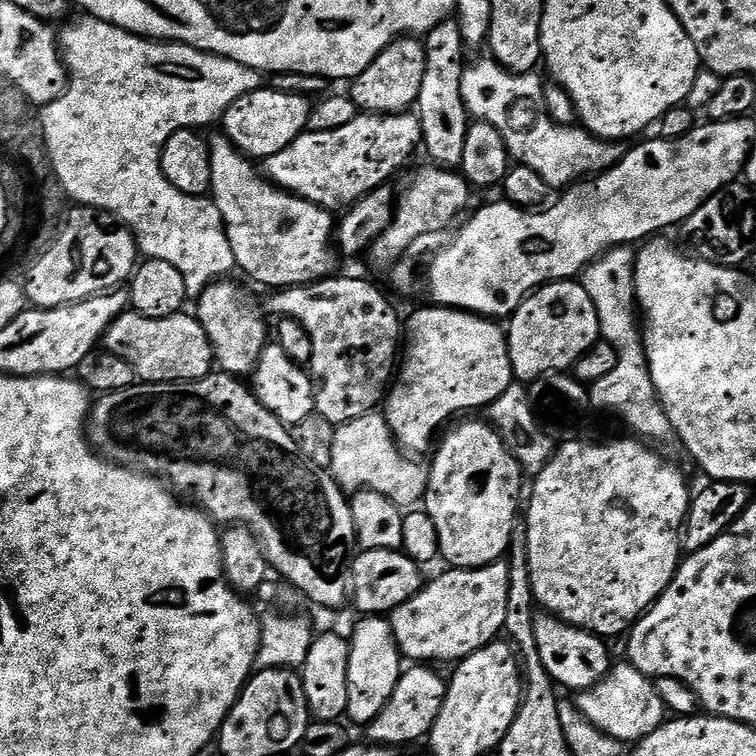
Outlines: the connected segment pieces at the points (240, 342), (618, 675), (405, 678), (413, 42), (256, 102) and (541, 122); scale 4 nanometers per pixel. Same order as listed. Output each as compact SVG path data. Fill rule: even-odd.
M225 278L212 284L195 301L194 315L206 330L219 371L237 378L251 377L262 350L270 343L270 324L264 321L265 313L239 288ZM264 315L264 316L263 316Z
M627 662L613 663L595 686L583 689L577 696L580 697L575 697L574 703L584 718L621 742L638 742L642 737L654 734L666 720L666 709L655 693L653 681Z
M412 666L401 671L398 686L394 686L394 694L390 702L378 714L378 718L367 725L367 739L381 746L397 746L396 744L412 744L429 735L442 710L444 695L448 692L445 677L440 677L432 666Z
M411 34L391 40L362 70L362 74L351 81L350 95L357 109L364 114L377 116L395 116L398 112L407 112L413 107L422 90L422 74L426 74L426 50L424 40Z
M262 86L257 92L238 98L238 102L226 109L222 117L222 132L238 151L263 162L269 156L286 150L286 146L304 135L312 106L313 101L306 95L277 92L272 86Z
M492 58L480 60L477 64L469 63L462 78L462 98L469 117L473 121L481 120L494 126L494 130L498 130L498 134L502 134L506 142L509 157L517 165L534 170L534 174L547 182L549 189L563 190L585 178L605 172L607 168L613 168L623 158L625 145L611 140L599 140L583 126L563 128L554 123L544 111L545 81L540 80L539 74L540 72L535 70L513 75Z

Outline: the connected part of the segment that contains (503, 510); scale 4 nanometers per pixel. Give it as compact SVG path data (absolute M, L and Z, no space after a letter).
M468 420L465 424L460 424L444 441L440 444L440 449L436 452L432 464L428 468L428 491L424 494L422 501L423 507L426 509L428 517L434 522L434 530L438 530L438 542L440 543L440 556L445 560L445 565L452 568L484 568L488 564L492 564L495 560L501 559L507 553L508 547L512 545L512 531L518 522L516 516L516 503L520 500L520 491L525 491L526 476L522 471L520 464L510 454L510 450L505 446L504 440L497 434L496 429L491 423L480 420Z

